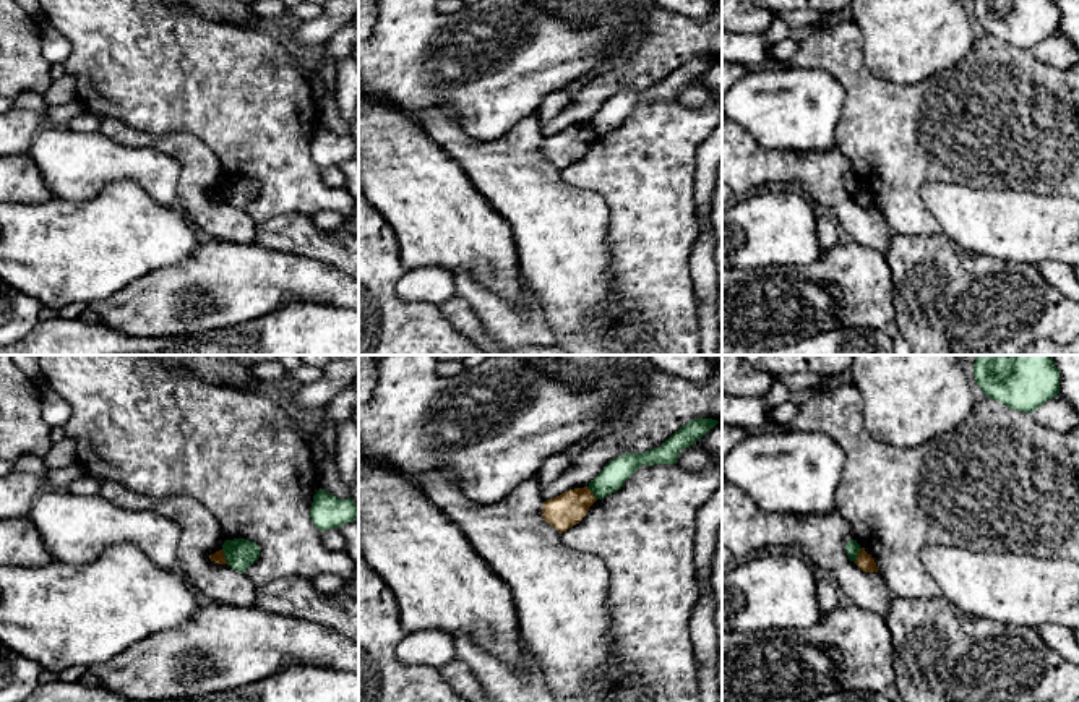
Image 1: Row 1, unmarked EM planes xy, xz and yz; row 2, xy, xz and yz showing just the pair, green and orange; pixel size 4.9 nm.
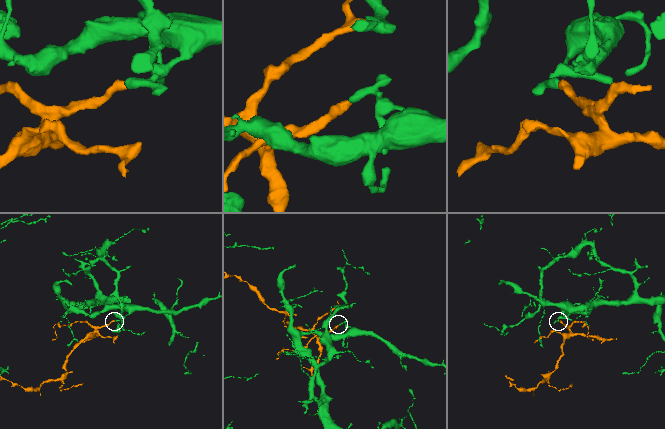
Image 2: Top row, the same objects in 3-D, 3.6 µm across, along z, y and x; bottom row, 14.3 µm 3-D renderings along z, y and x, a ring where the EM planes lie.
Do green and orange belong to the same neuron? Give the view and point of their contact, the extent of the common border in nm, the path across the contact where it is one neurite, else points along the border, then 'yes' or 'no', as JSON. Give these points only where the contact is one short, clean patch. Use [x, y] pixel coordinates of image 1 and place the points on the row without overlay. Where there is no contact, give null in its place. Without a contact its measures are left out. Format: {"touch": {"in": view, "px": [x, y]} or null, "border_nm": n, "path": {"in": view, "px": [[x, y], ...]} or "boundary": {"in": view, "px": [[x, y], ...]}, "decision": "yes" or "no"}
{"touch": {"in": "xy", "px": [224, 192]}, "border_nm": 80, "boundary": {"in": "xy", "px": [[221, 187], [227, 200]]}, "decision": "no"}

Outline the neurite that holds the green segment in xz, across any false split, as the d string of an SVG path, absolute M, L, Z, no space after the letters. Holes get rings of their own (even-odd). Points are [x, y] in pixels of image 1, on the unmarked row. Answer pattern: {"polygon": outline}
{"polygon": "M696 55L681 63L662 83L646 89L623 91L608 99L604 107L589 120L595 136L602 136L618 128L623 120L641 104L654 101L677 101L678 89L693 83L719 58L712 55Z"}

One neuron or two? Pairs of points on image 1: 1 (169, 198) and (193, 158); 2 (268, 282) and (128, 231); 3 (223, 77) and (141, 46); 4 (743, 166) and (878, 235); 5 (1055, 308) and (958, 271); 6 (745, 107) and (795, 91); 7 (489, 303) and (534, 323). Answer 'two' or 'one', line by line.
1: two
2: two
3: one
4: one
5: one
6: one
7: one

